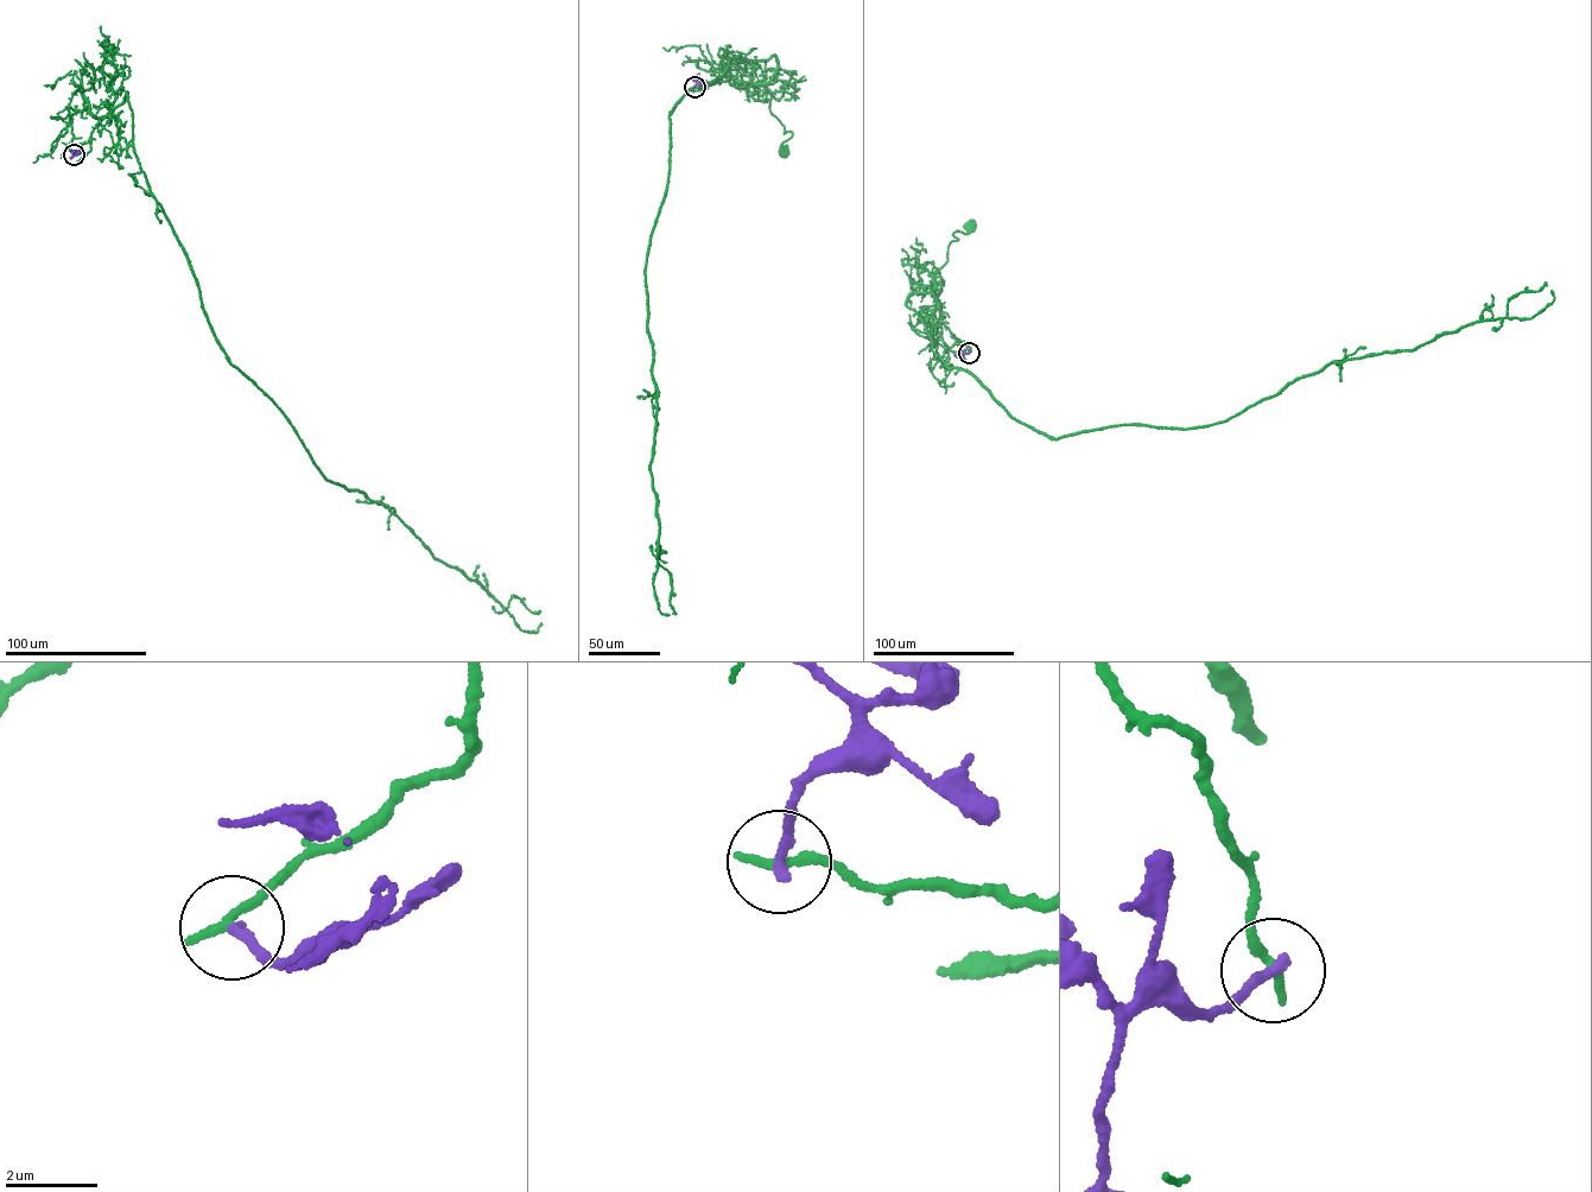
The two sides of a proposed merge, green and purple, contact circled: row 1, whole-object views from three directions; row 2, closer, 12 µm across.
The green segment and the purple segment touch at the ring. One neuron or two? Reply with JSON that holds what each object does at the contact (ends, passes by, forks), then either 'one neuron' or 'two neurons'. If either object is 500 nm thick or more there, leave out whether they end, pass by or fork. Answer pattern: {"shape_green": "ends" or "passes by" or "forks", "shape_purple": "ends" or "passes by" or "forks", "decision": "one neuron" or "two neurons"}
{"shape_green": "ends", "shape_purple": "ends", "decision": "two neurons"}

